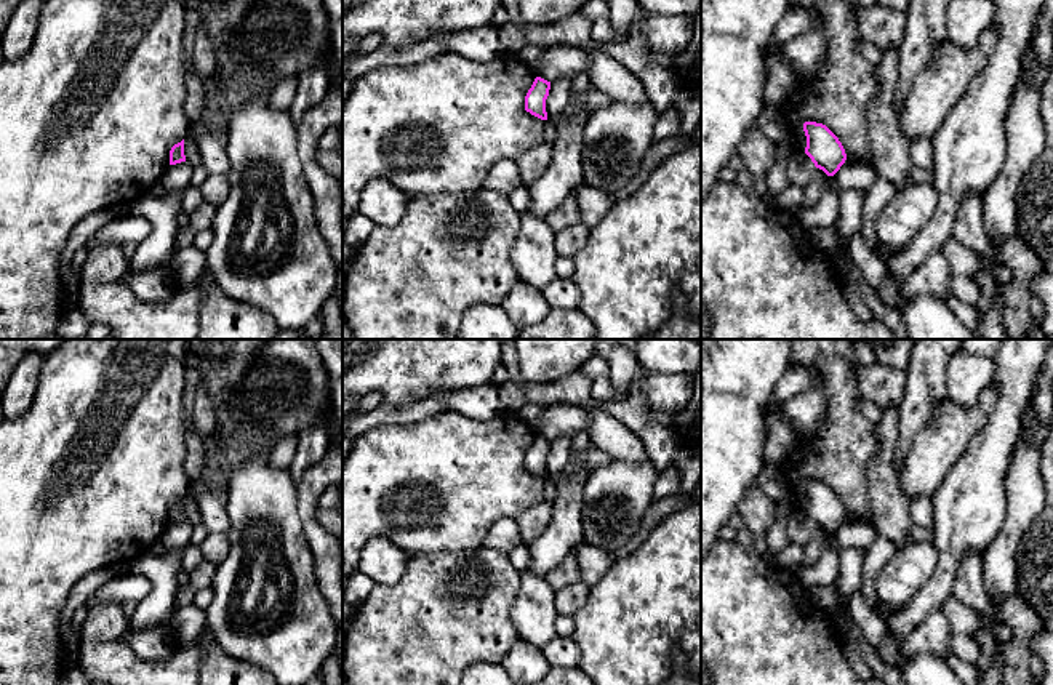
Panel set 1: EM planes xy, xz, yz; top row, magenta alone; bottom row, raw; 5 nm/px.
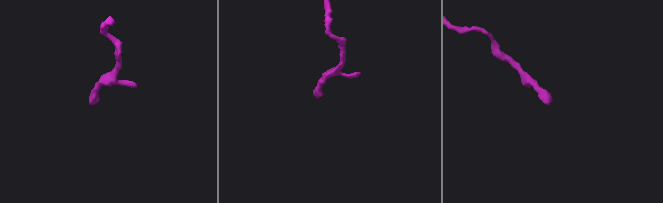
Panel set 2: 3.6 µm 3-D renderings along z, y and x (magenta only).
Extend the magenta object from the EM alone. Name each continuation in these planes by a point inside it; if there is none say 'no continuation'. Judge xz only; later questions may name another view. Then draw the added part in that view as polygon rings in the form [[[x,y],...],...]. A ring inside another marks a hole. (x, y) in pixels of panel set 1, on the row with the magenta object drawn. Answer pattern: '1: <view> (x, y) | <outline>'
no continuation

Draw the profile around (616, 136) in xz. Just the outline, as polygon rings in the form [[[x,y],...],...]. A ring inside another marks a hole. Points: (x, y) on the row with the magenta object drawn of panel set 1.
[[[611,101],[587,115],[583,130],[583,184],[605,194],[623,189],[653,144],[655,107]]]

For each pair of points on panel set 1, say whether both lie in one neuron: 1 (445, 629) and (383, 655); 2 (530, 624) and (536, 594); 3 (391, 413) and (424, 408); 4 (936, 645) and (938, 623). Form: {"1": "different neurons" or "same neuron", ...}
{"1": "same neuron", "2": "same neuron", "3": "same neuron", "4": "same neuron"}

